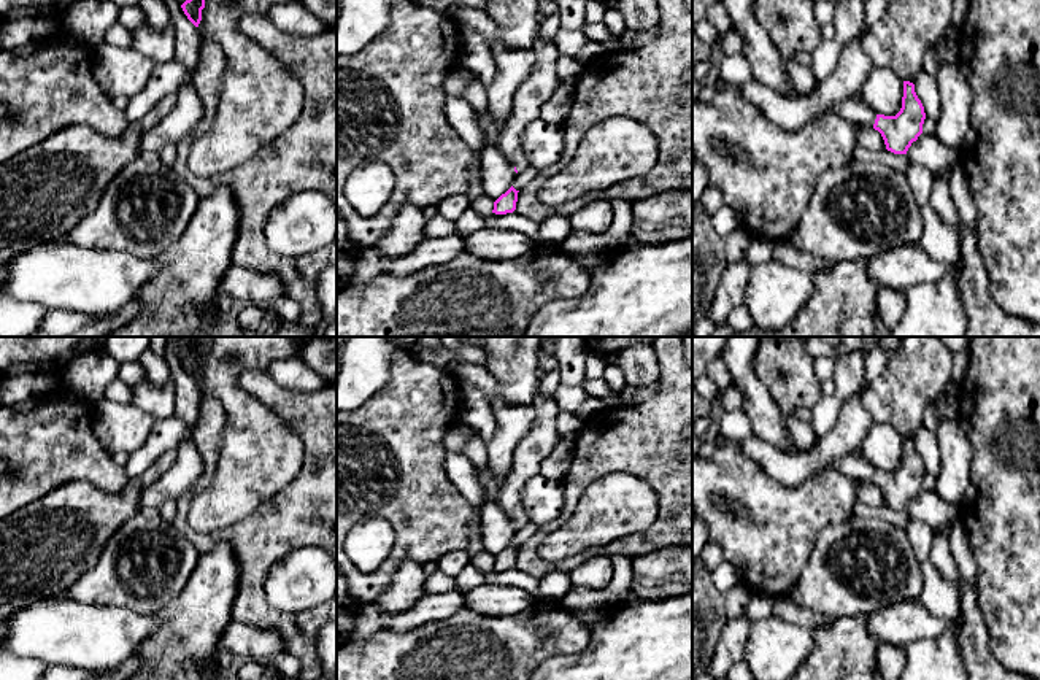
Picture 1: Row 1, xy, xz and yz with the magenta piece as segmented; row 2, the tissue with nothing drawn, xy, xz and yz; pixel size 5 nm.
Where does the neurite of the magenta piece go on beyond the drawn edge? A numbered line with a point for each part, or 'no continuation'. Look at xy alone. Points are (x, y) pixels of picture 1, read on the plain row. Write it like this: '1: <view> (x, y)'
no continuation

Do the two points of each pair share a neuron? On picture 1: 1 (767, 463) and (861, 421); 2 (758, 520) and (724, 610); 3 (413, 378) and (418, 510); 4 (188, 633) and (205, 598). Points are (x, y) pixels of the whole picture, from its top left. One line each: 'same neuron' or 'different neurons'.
1: same neuron
2: different neurons
3: same neuron
4: same neuron

